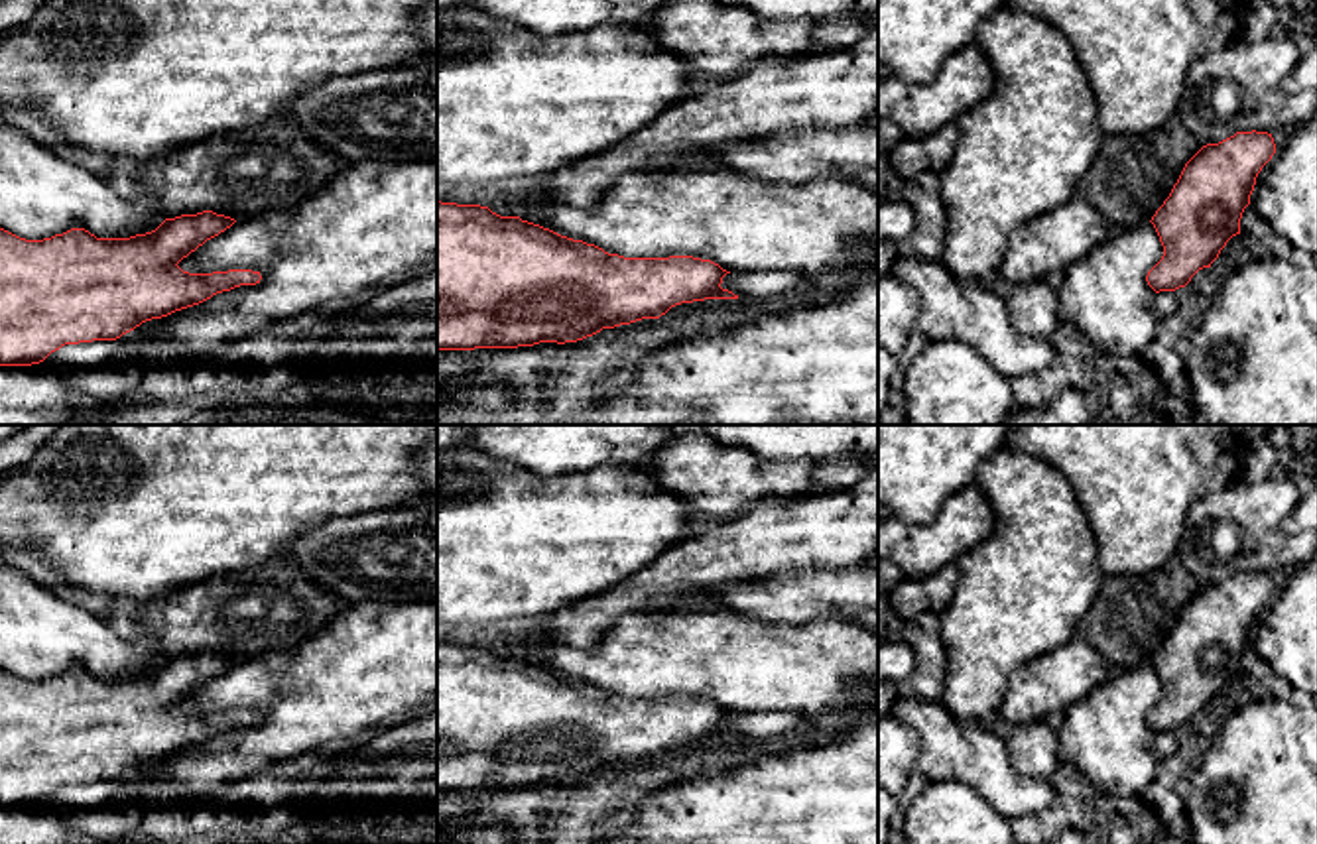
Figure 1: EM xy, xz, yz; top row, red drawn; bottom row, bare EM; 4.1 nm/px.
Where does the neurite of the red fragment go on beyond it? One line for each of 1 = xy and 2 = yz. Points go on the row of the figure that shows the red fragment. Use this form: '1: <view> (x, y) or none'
1: none
2: none

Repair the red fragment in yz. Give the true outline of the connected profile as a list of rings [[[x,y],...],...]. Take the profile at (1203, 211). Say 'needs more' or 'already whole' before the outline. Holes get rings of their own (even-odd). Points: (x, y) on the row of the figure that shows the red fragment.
already whole; [[[1252,130],[1207,144],[1185,163],[1150,220],[1163,246],[1161,260],[1146,275],[1156,293],[1185,287],[1240,234],[1256,177],[1274,153],[1272,134]]]

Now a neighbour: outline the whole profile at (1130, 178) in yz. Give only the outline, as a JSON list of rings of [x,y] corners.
[[[1177,110],[1148,134],[1104,136],[1075,197],[1091,203],[1112,230],[1140,226],[1152,220],[1201,148]]]

